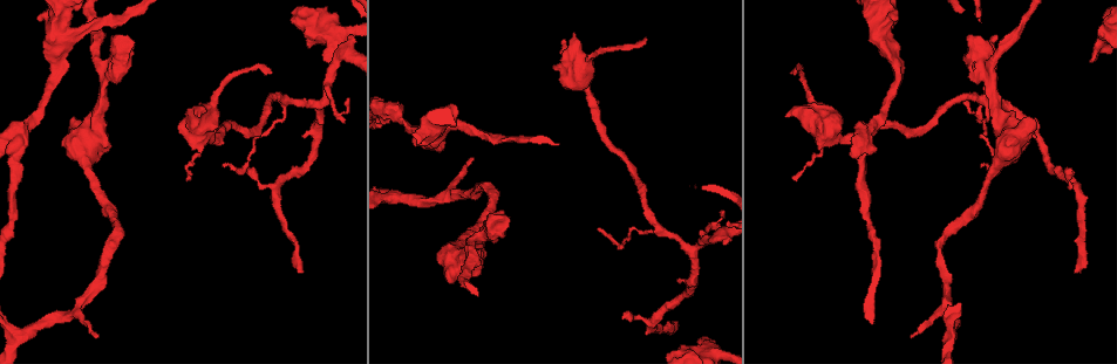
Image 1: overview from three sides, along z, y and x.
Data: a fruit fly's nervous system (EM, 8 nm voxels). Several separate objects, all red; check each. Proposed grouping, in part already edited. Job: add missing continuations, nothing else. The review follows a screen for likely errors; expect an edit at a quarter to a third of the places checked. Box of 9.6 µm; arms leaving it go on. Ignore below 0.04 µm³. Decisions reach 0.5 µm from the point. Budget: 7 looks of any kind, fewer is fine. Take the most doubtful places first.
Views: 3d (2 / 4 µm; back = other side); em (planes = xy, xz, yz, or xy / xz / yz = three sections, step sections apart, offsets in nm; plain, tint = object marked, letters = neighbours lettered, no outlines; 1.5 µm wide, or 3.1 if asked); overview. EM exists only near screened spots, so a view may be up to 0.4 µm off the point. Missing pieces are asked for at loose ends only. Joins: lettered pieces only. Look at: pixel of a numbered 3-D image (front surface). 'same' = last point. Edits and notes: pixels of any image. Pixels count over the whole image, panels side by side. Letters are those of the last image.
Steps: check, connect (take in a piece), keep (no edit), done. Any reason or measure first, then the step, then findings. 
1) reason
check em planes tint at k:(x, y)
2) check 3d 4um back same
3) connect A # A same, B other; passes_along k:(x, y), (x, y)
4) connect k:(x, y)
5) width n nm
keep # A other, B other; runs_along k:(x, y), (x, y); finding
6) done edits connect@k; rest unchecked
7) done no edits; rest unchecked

branch stops here
check em planes letters at 1:(304, 272)

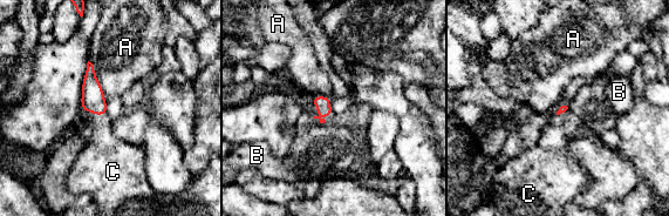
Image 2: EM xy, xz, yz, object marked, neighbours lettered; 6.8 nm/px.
connect C # A other, B other, C same; the neuron continues

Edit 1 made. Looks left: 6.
check overview

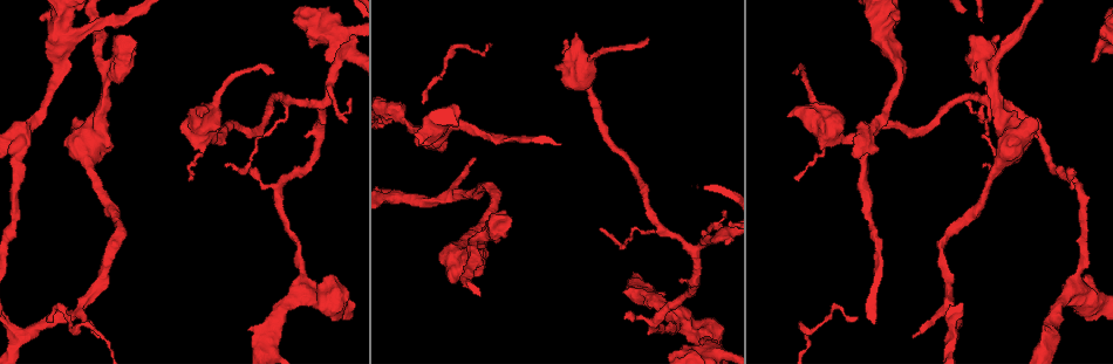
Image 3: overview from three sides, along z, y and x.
thick end
check 3d 2um at 3:(703, 337)

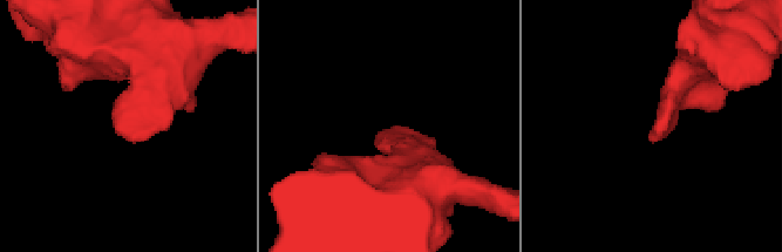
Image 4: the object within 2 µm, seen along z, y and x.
check em planes letters at 4:(382, 132)

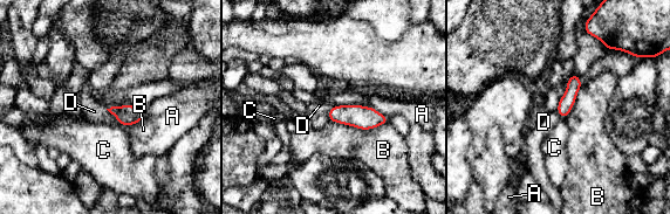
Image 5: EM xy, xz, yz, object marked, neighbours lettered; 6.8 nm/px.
longest_contact B 400 nm
keep # A other, B other, C other, D other; no lettered piece goes on from it

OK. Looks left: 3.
tapers out
check em planes letters at 3:(799, 180)

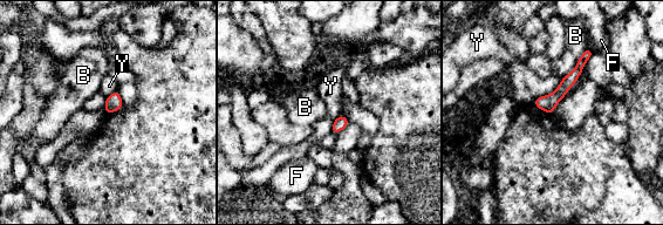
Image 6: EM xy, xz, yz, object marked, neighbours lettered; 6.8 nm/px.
keep # B other, F other, Y other; runs_along 6:(588, 52), (562, 89), (537, 103); none of them fits

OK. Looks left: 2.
done edits connect@2; rest unchecked

